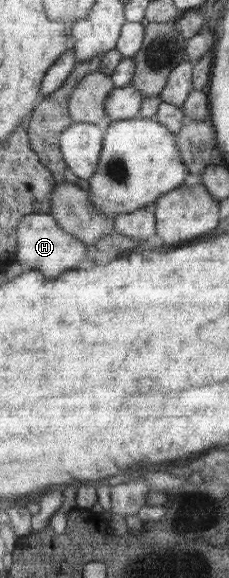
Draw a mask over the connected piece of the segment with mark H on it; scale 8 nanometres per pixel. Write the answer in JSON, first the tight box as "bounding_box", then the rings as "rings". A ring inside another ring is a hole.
{"bounding_box":[19,214,88,277],"rings":[[[30,214],[20,222],[19,225],[19,262],[27,269],[40,269],[48,277],[60,277],[67,271],[80,267],[88,254],[88,244],[76,237],[73,233],[66,231],[59,219],[52,214]]]}

